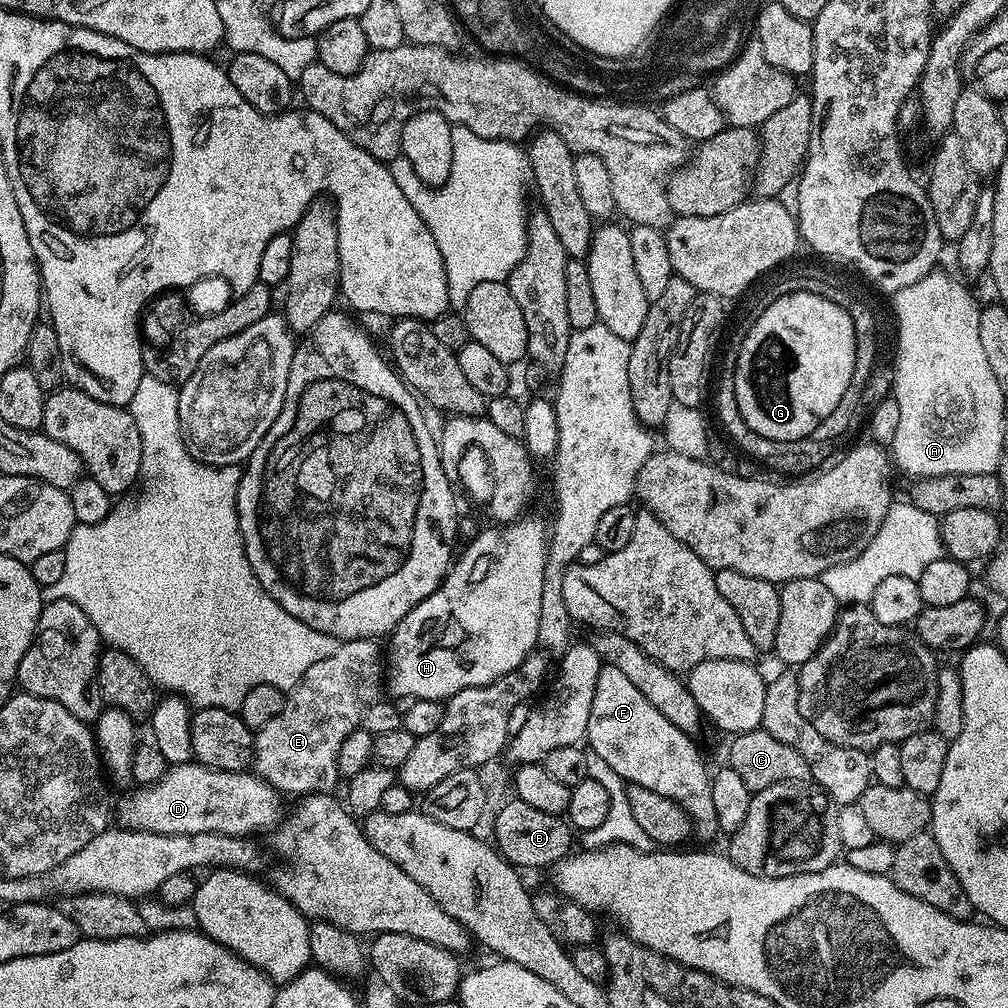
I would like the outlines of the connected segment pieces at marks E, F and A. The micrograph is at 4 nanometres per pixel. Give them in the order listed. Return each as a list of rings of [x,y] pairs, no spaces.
[[[352,639],[333,647],[330,658],[322,658],[322,662],[314,662],[306,670],[306,674],[295,688],[287,693],[282,710],[270,722],[255,729],[250,749],[250,764],[257,776],[261,776],[267,784],[273,784],[281,794],[296,792],[331,793],[338,777],[336,753],[340,742],[352,732],[363,719],[365,709],[379,699],[382,690],[384,665],[375,639]]]
[[[607,662],[601,665],[590,705],[587,747],[594,754],[598,754],[598,758],[603,758],[610,770],[617,772],[628,784],[649,788],[654,790],[654,794],[662,794],[678,802],[678,806],[682,806],[682,810],[686,810],[686,814],[691,818],[695,835],[708,840],[718,832],[714,818],[714,797],[710,795],[712,778],[710,768],[704,765],[704,760],[692,740],[695,739],[689,733],[678,730],[678,726],[674,726],[674,722],[670,722],[670,718],[666,718],[666,714],[662,714],[658,706],[650,706],[642,690],[638,690],[638,686],[634,686],[634,682],[630,682],[630,678],[626,678],[626,674],[618,670],[618,666]]]
[[[941,270],[927,272],[914,286],[906,286],[898,290],[892,297],[892,312],[896,315],[894,323],[894,364],[896,360],[896,392],[894,398],[898,402],[898,430],[894,434],[890,445],[890,456],[895,467],[900,468],[911,478],[923,478],[926,476],[961,476],[962,474],[986,474],[995,473],[1000,467],[1002,456],[1002,442],[1006,438],[1004,432],[1004,400],[1006,393],[1002,386],[998,386],[998,378],[994,378],[994,370],[990,370],[990,362],[982,351],[982,342],[978,339],[978,318],[980,317],[981,305],[963,288],[955,275],[947,276]]]

